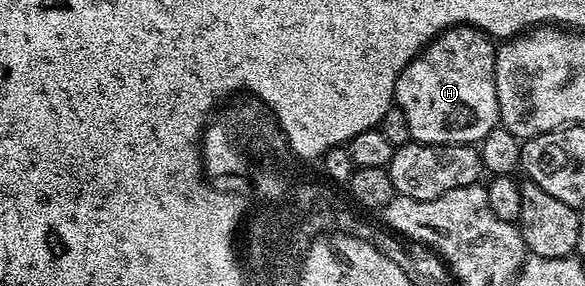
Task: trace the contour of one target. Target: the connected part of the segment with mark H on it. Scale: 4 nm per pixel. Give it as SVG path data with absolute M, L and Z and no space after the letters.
M458 26L440 32L424 50L397 75L395 104L406 115L412 139L419 144L480 145L484 136L498 127L499 100L496 98L496 51L490 37L477 28Z

